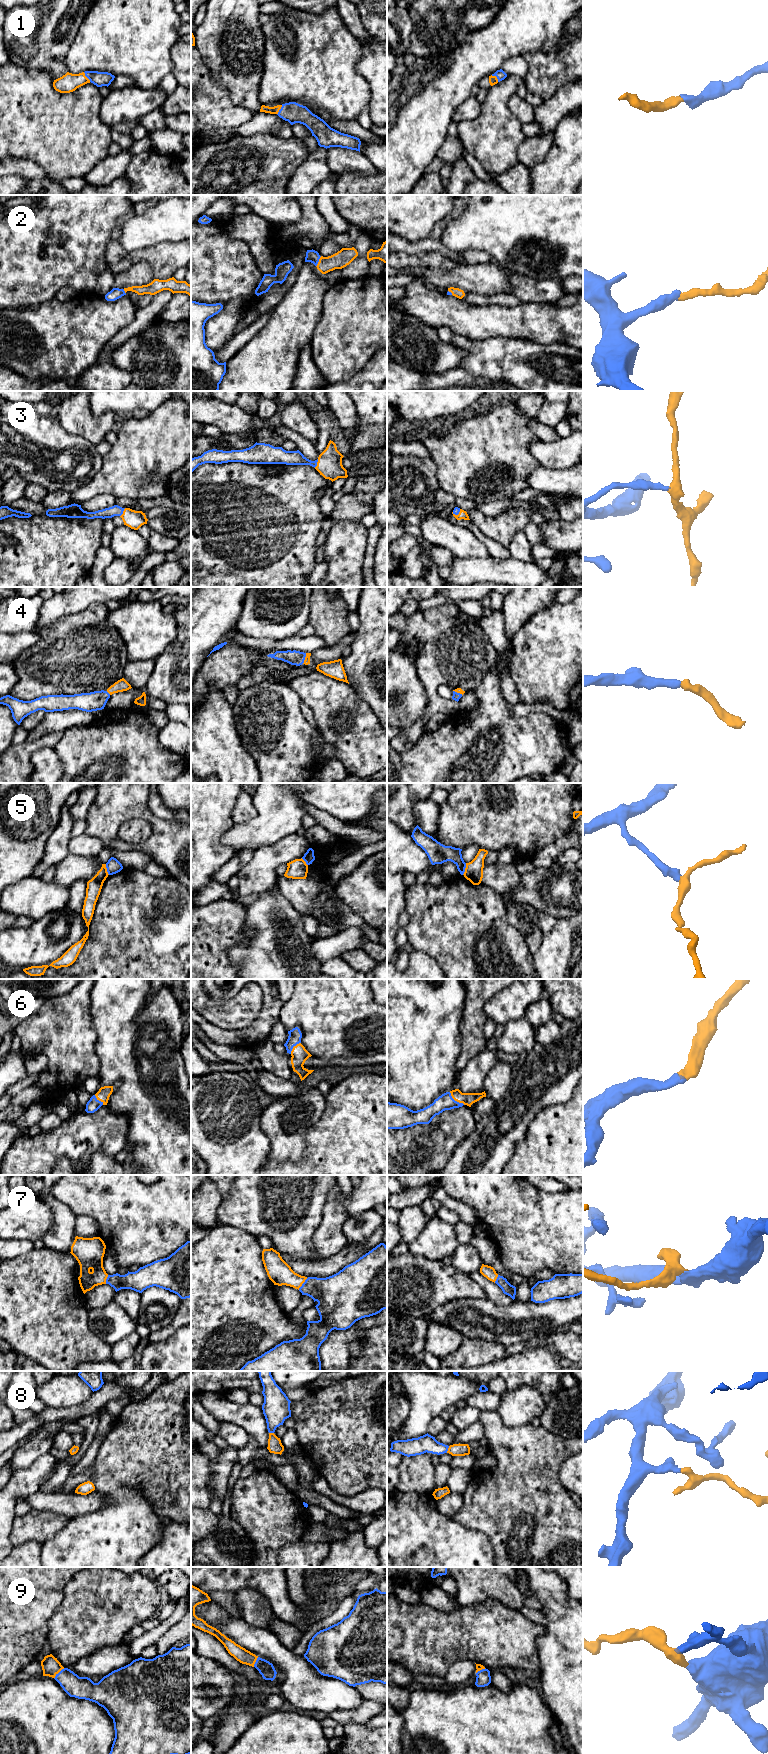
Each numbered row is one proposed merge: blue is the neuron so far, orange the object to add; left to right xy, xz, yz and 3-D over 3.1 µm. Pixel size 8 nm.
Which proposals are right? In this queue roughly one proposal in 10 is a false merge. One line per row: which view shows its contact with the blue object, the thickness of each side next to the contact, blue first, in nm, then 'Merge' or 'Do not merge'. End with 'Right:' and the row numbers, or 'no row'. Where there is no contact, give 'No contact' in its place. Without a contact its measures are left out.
1: Touches blue in xy. Thickness 120 nm (blue) against 150 nm. Merge
2: Touches blue in xz. Thickness 100 nm (blue) against 140 nm. Merge
3: Touches blue in xz. Thickness 110 nm (blue) against 200 nm. Merge
4: Touches blue in xz. Thickness 120 nm (blue) against 50 nm. Merge
5: Touches blue in yz. Thickness 160 nm (blue) against 140 nm. Do not merge
6: Touches blue in yz. Thickness 130 nm (blue) against 100 nm. Merge
7: Touches blue in xz. Thickness 260 nm (blue) against 190 nm. Merge
8: Touches blue in yz. Thickness 140 nm (blue) against 100 nm. Merge
9: Touches blue in xy. Thickness 180 nm (blue) against 150 nm. Merge
Right: 1, 2, 3, 4, 6, 7, 8, 9

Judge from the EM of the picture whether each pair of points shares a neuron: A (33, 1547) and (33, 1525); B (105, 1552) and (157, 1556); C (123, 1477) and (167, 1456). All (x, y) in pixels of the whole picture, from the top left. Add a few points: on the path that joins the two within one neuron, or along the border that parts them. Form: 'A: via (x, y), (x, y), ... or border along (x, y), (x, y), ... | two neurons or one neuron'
A: border along (41, 1543), (26, 1541), (13, 1547) | two neurons
B: border along (161, 1539), (142, 1556) | two neurons
C: via (134, 1466), (144, 1456), (156, 1456) | one neuron

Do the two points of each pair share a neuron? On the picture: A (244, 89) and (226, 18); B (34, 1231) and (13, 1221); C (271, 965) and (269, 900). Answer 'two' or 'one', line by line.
A: one
B: one
C: one

